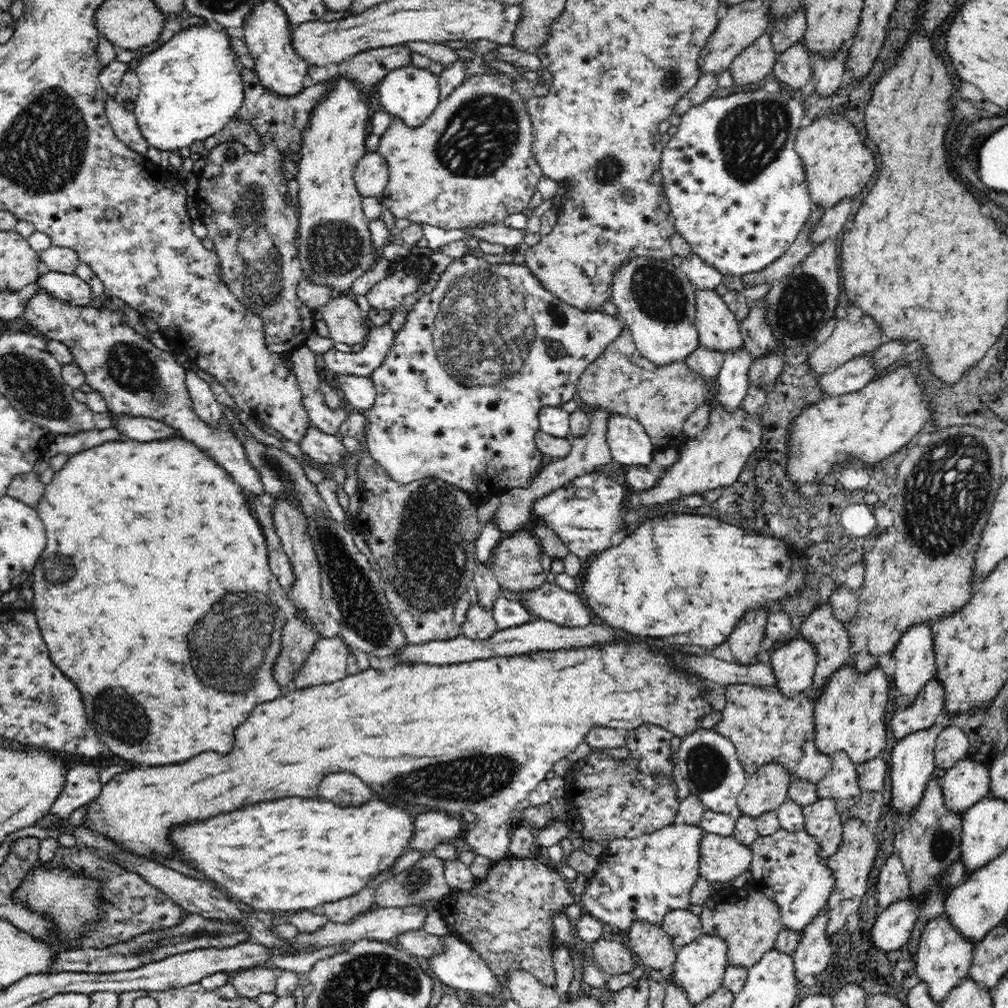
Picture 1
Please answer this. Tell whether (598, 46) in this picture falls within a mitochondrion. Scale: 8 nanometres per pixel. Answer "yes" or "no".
no

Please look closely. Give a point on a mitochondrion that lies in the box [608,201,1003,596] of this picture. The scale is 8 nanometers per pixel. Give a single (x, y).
(960, 469)

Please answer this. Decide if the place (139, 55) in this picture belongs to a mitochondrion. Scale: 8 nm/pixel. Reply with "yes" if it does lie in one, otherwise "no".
no

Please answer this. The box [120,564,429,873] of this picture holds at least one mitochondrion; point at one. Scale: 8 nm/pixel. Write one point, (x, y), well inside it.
(252, 624)

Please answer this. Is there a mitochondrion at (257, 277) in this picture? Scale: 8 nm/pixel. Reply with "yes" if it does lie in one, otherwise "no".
yes

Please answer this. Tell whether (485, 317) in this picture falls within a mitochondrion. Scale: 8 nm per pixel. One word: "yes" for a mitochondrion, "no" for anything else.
yes

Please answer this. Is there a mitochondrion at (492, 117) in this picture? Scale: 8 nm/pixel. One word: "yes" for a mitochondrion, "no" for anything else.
yes

